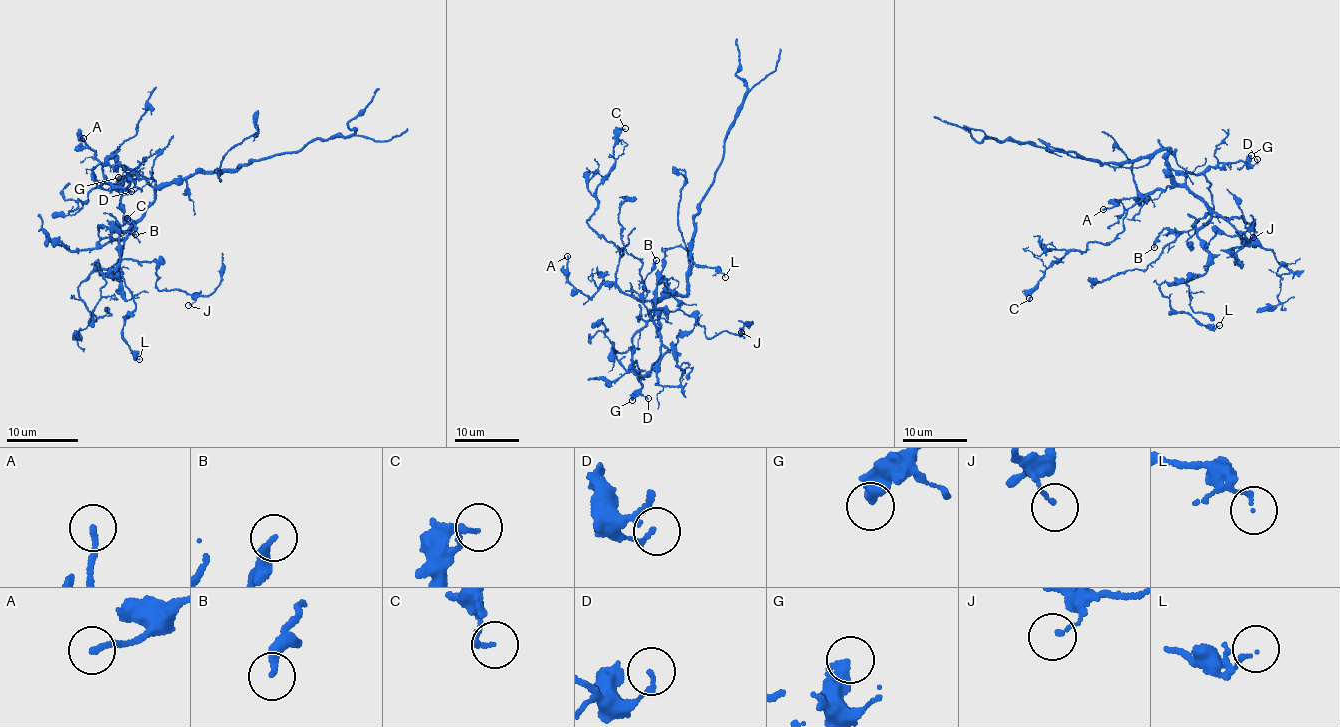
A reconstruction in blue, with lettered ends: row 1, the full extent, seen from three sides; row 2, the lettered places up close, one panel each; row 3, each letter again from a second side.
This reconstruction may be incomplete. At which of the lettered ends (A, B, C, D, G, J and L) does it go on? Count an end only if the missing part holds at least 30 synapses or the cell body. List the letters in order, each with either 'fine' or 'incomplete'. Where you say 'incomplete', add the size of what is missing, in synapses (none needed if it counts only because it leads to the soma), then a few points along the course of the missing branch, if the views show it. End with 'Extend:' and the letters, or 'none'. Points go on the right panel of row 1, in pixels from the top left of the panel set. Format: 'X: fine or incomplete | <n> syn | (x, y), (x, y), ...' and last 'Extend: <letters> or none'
A: fine
B: fine
C: fine
D: fine
G: fine
J: fine
L: fine
Extend: none

